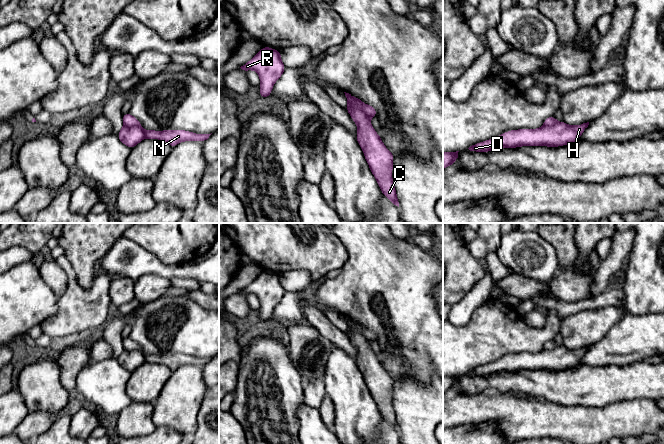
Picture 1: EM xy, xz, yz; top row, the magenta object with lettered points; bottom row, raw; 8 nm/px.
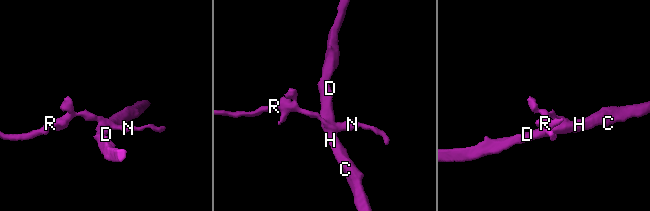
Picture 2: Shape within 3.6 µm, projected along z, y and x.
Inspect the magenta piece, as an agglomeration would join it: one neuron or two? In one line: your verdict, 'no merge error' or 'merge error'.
merge error

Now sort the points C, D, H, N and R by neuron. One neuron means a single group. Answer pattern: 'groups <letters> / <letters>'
groups C D H / N R

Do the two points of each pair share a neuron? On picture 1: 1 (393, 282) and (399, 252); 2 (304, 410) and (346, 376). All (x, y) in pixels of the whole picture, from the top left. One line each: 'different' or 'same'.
1: same
2: different

